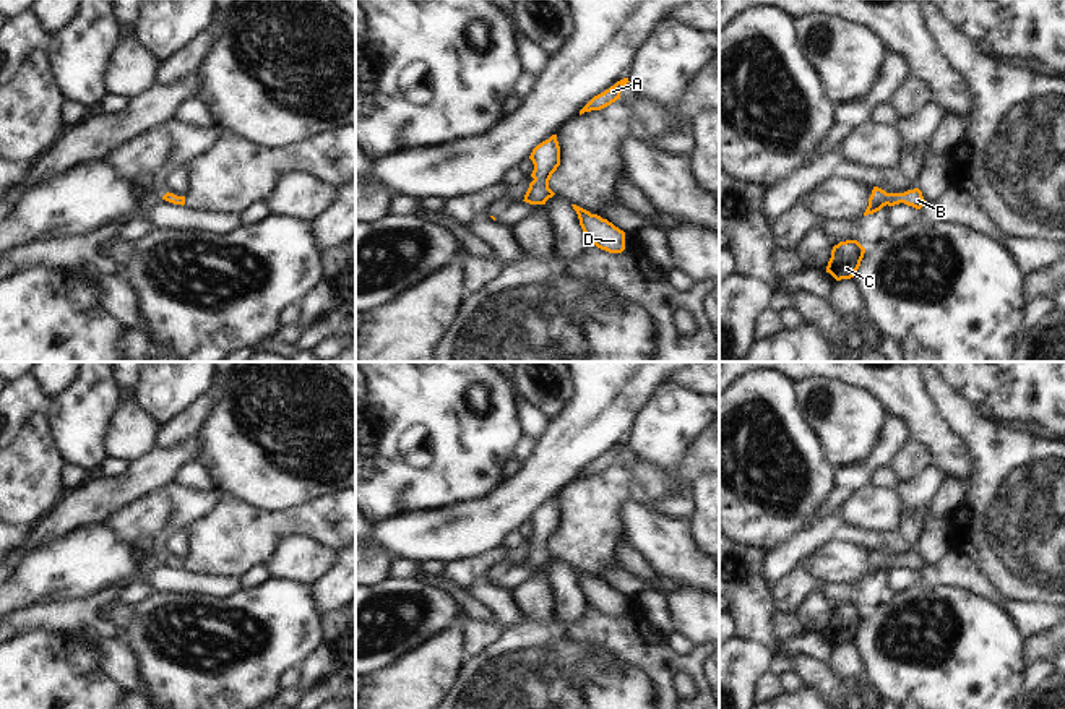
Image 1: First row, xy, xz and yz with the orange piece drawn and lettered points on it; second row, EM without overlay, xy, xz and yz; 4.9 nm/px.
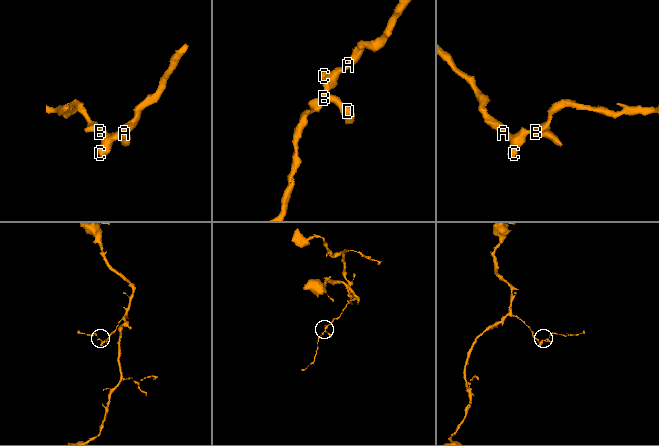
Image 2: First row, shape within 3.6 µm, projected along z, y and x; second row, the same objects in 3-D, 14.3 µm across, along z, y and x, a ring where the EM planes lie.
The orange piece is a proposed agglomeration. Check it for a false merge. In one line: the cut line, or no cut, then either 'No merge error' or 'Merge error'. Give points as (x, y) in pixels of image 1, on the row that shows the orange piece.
No split. No merge error.

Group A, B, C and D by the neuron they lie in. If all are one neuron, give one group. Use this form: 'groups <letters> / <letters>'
groups A B C D

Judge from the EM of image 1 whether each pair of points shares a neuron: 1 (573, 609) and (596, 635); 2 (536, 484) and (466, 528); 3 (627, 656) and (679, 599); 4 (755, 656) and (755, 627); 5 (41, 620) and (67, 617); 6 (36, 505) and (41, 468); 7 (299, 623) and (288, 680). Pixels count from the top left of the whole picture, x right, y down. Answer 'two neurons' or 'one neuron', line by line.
1: two neurons
2: one neuron
3: two neurons
4: two neurons
5: one neuron
6: one neuron
7: two neurons

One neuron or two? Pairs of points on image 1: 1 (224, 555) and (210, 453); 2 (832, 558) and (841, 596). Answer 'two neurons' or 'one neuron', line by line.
1: two neurons
2: two neurons

